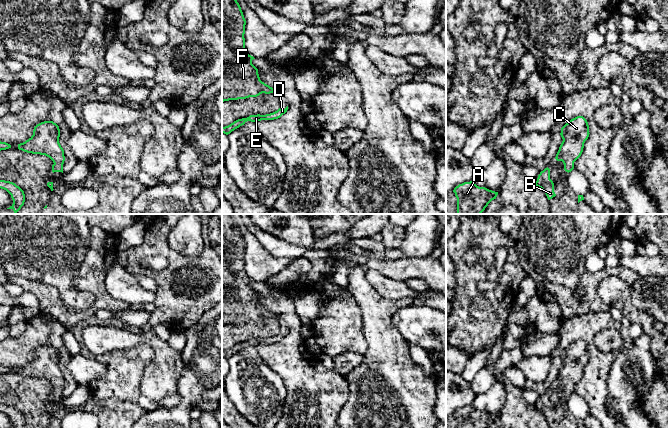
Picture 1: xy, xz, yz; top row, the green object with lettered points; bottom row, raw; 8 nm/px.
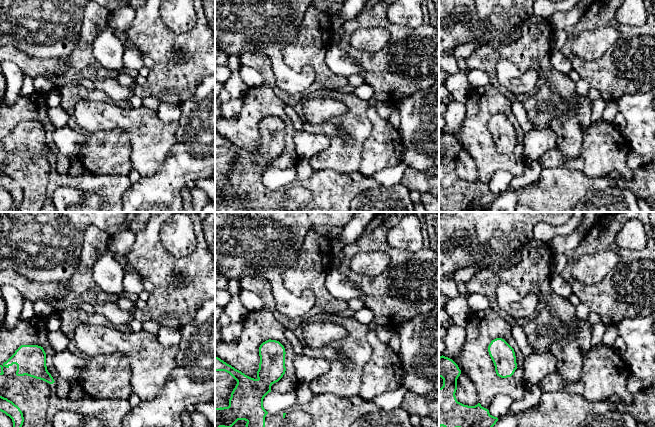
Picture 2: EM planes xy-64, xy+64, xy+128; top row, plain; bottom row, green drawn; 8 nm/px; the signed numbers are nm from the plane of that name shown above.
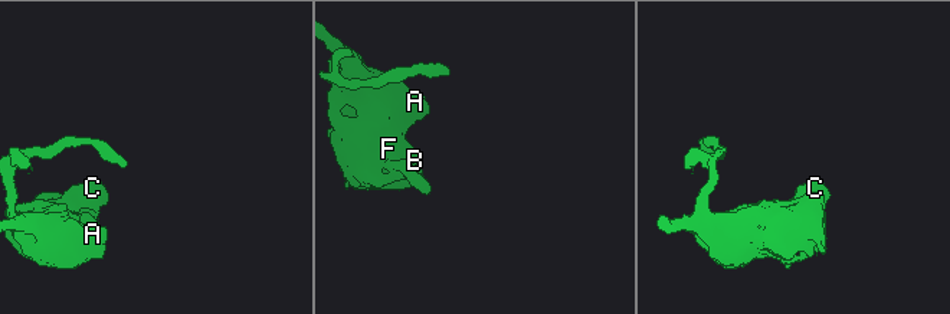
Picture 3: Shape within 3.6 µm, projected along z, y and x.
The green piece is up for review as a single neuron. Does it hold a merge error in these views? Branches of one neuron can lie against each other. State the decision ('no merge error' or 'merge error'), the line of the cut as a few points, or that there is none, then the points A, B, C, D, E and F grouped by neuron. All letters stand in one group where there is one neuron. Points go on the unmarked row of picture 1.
no merge error; no cut; A B C D E F

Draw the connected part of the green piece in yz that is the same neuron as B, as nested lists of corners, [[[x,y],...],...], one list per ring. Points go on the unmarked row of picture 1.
[[[548,391],[540,396],[535,409],[545,416],[548,424],[556,420],[554,416],[554,407],[550,403],[550,393]]]

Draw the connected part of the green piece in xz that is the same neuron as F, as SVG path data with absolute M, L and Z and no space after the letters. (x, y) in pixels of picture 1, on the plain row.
M222 214L222 326L275 316L275 313L260 304L258 293L252 288L255 282L245 274L245 249L239 227L229 214Z

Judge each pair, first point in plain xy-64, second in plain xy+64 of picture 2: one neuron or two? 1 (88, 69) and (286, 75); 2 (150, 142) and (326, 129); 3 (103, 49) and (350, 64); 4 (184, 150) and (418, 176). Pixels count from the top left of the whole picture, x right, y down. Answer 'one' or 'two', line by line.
1: two
2: two
3: one
4: two

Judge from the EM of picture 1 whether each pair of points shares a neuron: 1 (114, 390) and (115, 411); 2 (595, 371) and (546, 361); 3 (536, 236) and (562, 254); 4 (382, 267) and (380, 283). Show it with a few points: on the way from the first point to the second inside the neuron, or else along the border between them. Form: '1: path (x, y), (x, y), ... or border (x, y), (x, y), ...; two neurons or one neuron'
1: border (93, 398), (118, 398), (136, 402); two neurons
2: border (548, 355), (553, 362); two neurons
3: path (542, 236), (556, 248); one neuron
4: border (367, 268), (378, 270), (387, 277), (403, 280); two neurons

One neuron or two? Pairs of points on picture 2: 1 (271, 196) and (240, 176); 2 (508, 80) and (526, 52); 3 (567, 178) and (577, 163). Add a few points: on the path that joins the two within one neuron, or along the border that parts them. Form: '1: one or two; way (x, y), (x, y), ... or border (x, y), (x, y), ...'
1: one; way (263, 196), (248, 183)
2: two; border (518, 67), (499, 59), (495, 66), (497, 79)
3: two; border (549, 166), (563, 166), (581, 171)

